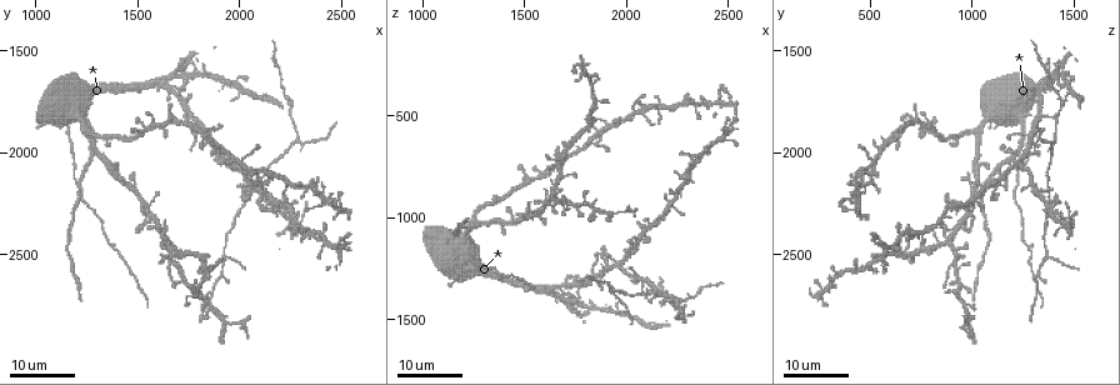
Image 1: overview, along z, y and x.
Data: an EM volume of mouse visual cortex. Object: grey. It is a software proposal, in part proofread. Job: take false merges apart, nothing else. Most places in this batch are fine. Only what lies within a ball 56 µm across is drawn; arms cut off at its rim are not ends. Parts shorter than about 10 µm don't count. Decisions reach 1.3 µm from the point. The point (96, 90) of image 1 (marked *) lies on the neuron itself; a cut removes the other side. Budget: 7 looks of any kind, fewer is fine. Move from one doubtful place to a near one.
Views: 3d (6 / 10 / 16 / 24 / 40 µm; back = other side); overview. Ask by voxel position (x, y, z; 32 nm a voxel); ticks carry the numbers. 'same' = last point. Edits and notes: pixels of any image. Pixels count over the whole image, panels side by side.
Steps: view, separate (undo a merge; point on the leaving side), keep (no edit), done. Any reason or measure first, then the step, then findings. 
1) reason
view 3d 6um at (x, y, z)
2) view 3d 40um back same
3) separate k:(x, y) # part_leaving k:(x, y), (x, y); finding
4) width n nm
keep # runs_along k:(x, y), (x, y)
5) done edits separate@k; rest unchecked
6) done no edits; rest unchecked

thin arm on a thick one
view 3d 24um at (1670, 1690, 1350)

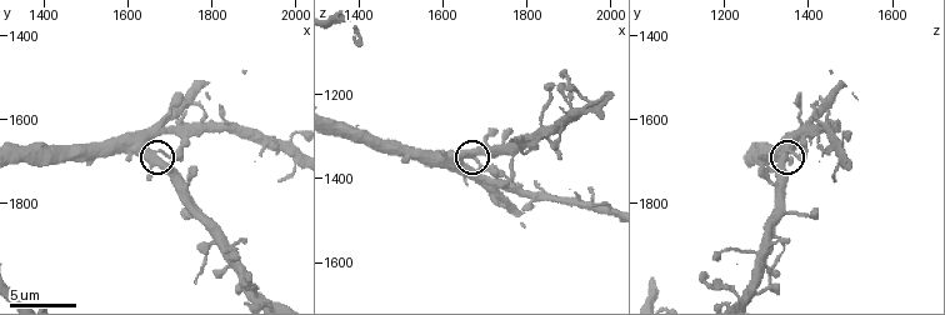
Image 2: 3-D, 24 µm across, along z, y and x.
view 3d 10um at (1670, 1700, 1345)

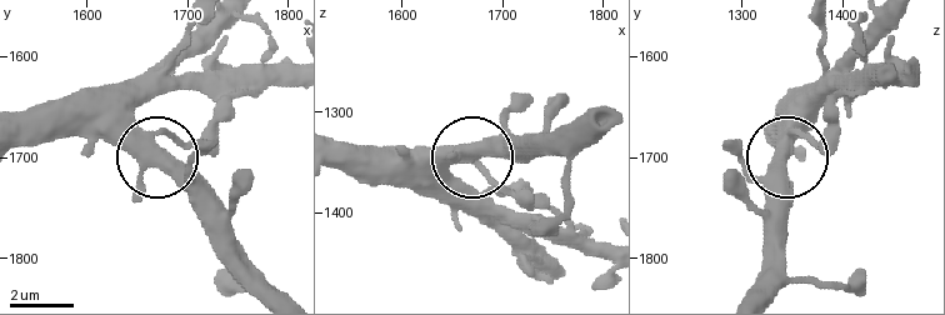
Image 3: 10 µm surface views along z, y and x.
width 400 nm
keep # all the same neuron

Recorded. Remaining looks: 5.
view 3d 16um at (1270, 1900, 1000)

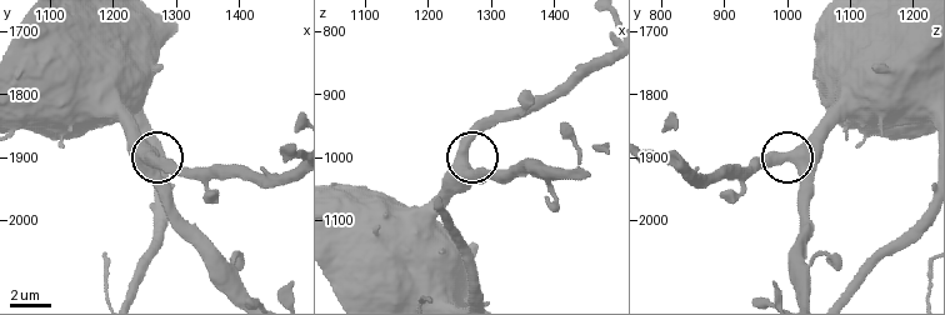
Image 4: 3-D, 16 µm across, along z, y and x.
zoom in
view 3d 10um at (1260, 1905, 1005)

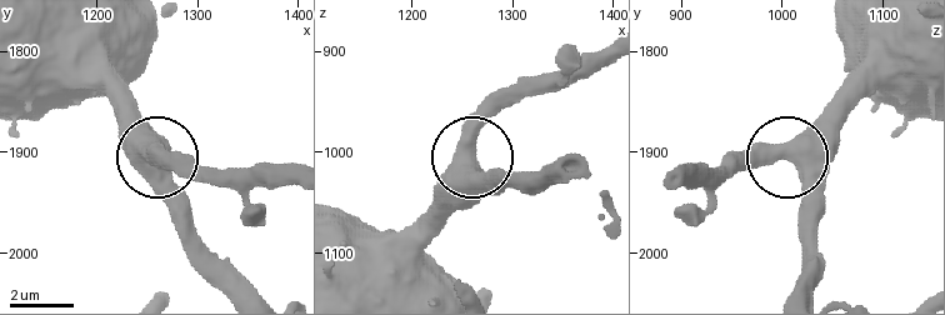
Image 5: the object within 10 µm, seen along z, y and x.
side_arm 52 um
keep # runs_along 5:(923, 21), (794, 150), (803, 199), (815, 220); all the same neuron

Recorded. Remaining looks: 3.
sudden change in width
view 3d 16um at (1940, 2400, 1360)

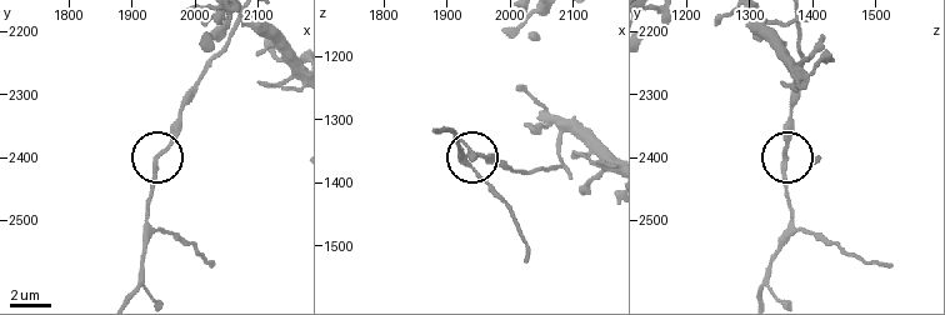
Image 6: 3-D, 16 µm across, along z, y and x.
zoom in
view 3d 10um at (1940, 2410, 1355)

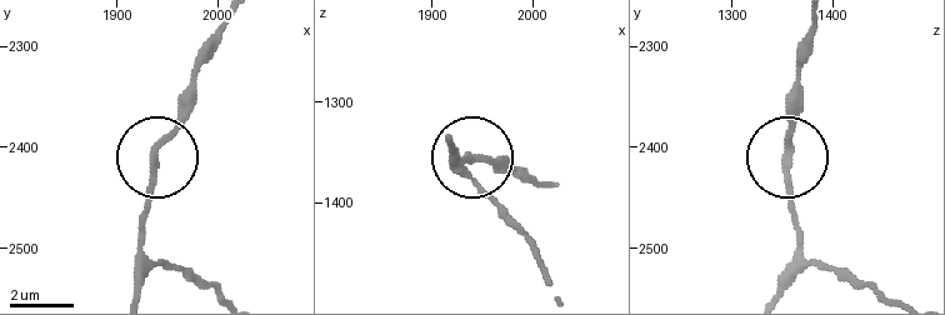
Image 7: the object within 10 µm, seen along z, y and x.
keep # runs_along 7:(230, 20), (200, 69), (191, 109), (160, 149), (141, 259); one neuron here

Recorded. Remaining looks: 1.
done no edits; rest unchecked

